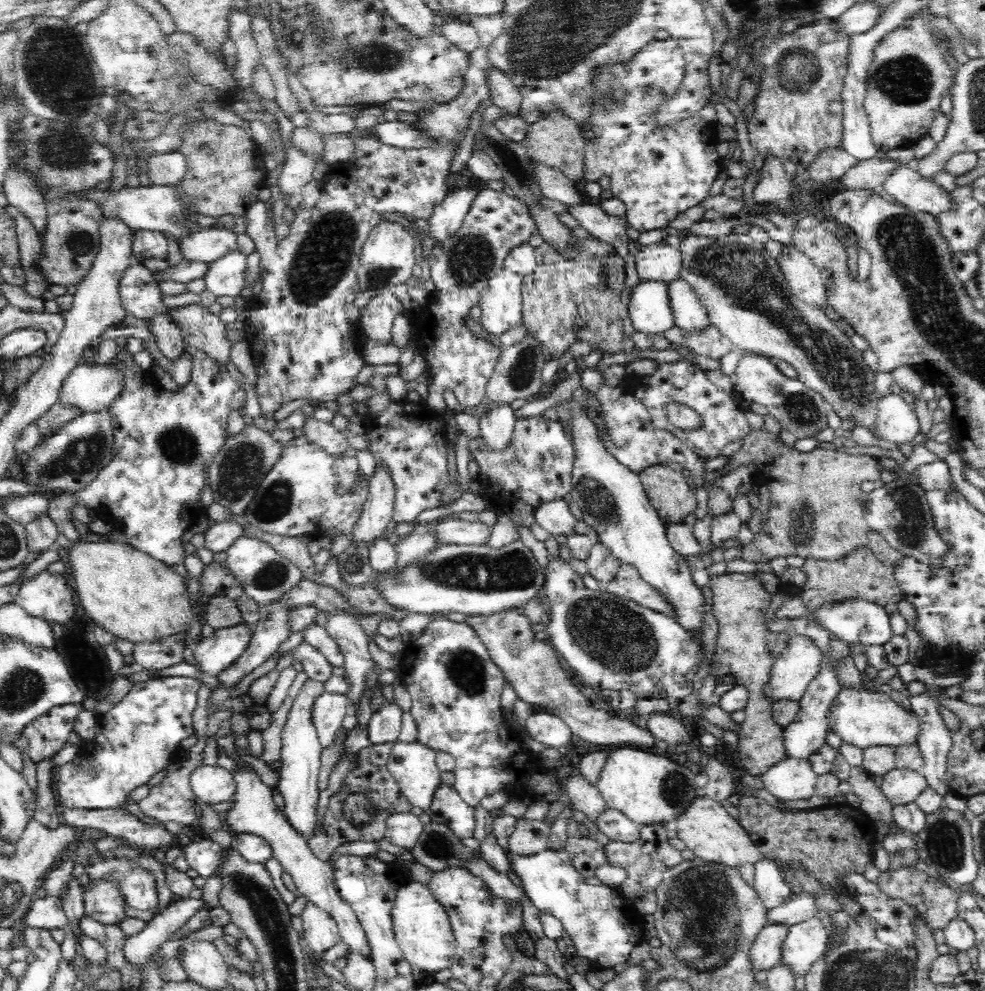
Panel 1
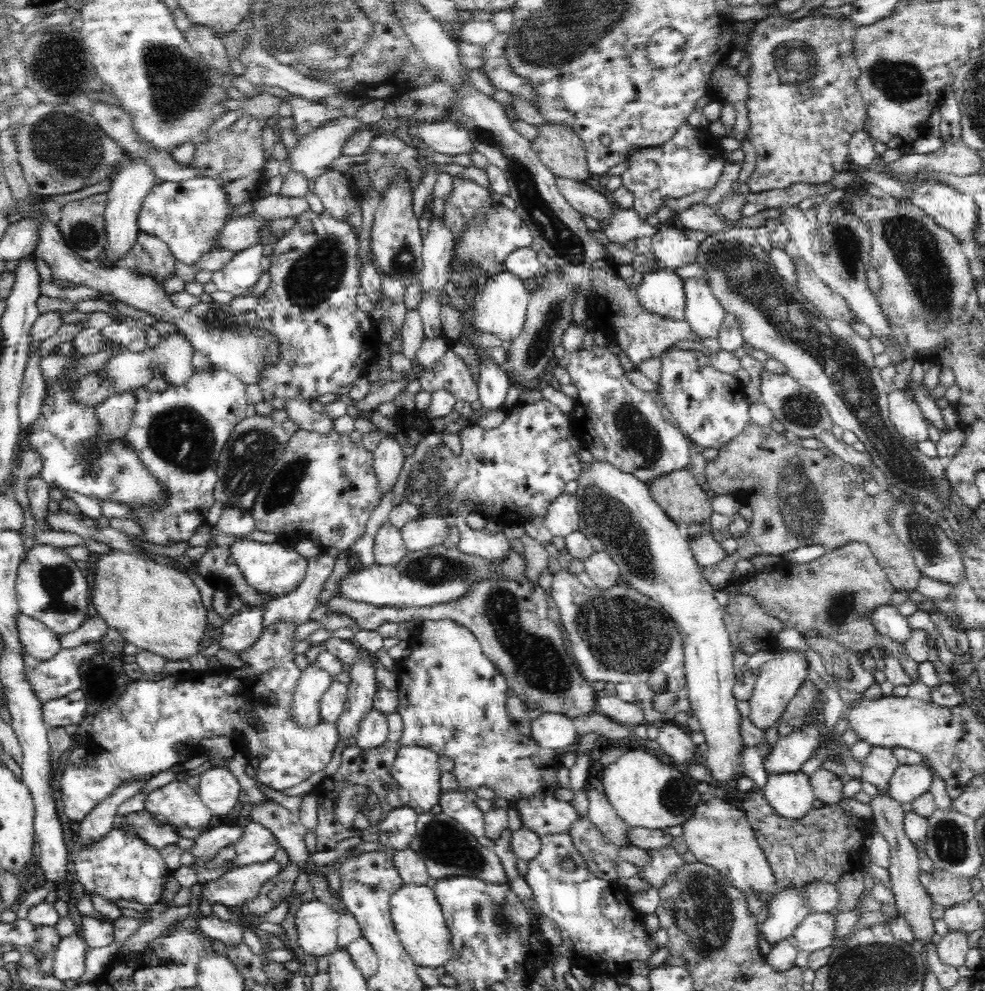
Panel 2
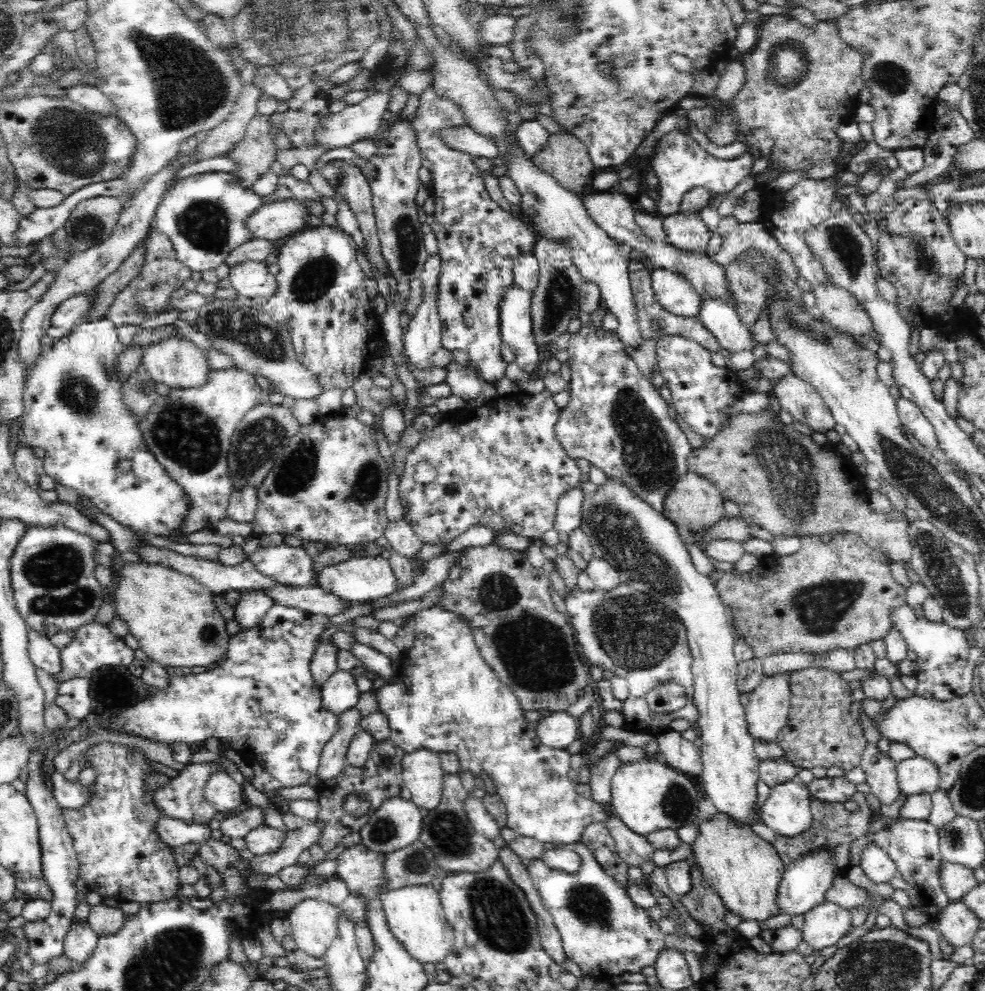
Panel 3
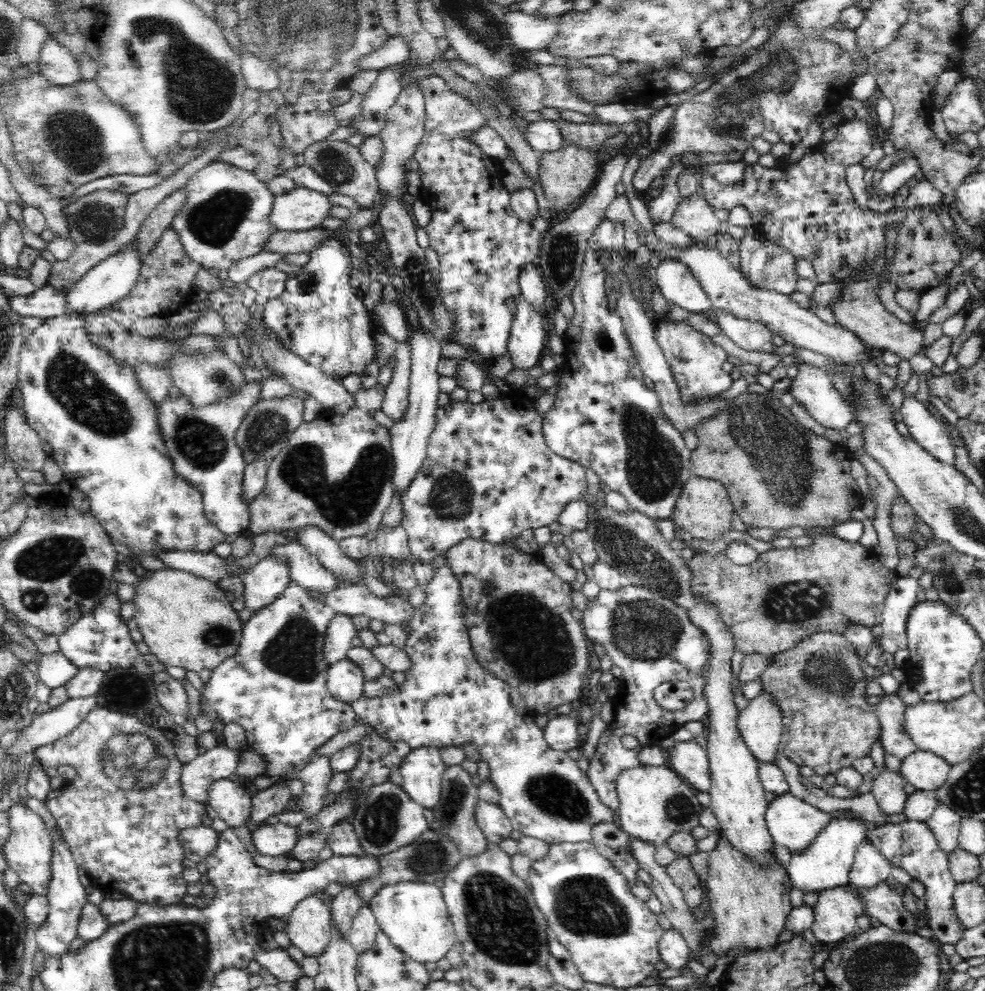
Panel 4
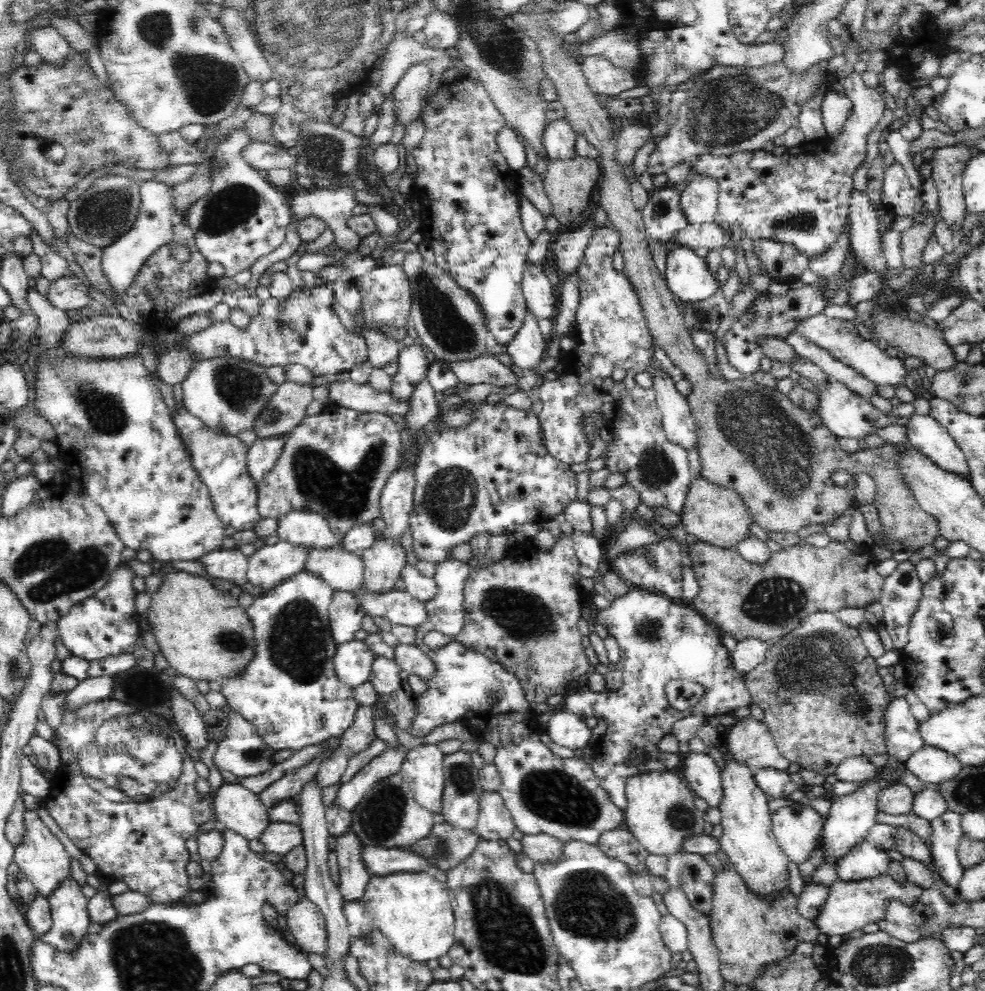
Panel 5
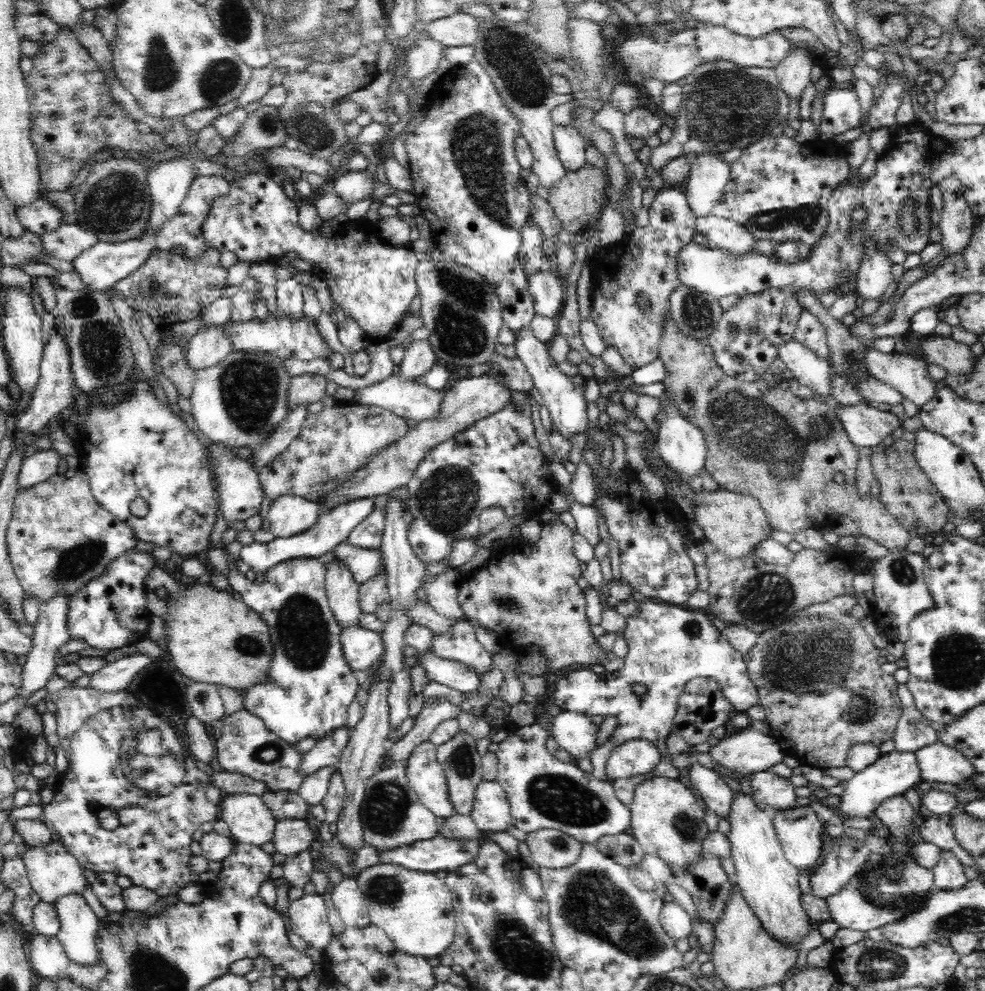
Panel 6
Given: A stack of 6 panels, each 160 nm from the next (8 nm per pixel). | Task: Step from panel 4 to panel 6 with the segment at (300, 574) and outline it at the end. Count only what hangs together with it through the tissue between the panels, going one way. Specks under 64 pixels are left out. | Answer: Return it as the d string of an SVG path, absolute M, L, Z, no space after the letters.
M347 541L338 544L321 559L326 566L328 563L342 563L358 584L380 574L380 568L384 565L382 550L355 547Z

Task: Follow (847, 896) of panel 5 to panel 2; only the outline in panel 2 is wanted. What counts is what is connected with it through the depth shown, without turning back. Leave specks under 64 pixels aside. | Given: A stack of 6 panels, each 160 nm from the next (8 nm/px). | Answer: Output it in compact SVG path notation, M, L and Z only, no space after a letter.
M831 912L809 913L791 937L796 952L807 950L811 954L832 945L834 939L836 939L836 915Z

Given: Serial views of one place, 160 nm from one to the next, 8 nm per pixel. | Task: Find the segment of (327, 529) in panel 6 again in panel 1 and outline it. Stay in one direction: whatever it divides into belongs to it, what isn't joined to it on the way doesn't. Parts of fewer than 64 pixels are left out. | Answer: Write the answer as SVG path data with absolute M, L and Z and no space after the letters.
M245 621L233 627L216 629L193 651L201 671L217 676L232 666L248 648L253 637L252 630Z

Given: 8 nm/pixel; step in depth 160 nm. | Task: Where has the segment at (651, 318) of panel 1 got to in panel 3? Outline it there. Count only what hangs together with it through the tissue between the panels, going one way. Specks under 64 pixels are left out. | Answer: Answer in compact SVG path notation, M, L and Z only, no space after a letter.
M658 267L651 271L650 280L655 299L668 312L684 317L698 316L702 297L684 275Z

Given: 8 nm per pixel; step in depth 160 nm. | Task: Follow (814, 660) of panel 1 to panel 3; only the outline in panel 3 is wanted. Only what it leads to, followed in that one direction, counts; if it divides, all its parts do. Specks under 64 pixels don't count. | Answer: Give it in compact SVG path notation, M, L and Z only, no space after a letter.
M789 672L763 676L762 682L749 693L745 719L753 740L774 742L786 726L791 704Z

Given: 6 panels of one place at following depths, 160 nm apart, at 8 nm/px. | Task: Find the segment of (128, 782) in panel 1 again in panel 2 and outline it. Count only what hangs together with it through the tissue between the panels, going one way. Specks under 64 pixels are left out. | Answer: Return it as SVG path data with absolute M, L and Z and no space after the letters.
M279 620L263 629L252 648L242 652L240 659L244 666L218 670L214 674L198 671L182 671L171 674L159 681L134 680L116 704L105 704L94 714L94 742L104 752L94 752L94 762L84 766L64 768L57 780L64 814L73 821L81 821L101 800L108 798L117 786L132 779L149 780L152 776L167 770L177 763L184 763L190 754L200 751L202 738L230 736L235 752L242 752L251 758L258 758L259 767L253 777L265 787L279 791L292 788L312 774L323 770L330 762L337 746L336 725L320 720L311 727L300 727L292 721L292 698L302 670L296 665L293 652L294 632L298 625Z

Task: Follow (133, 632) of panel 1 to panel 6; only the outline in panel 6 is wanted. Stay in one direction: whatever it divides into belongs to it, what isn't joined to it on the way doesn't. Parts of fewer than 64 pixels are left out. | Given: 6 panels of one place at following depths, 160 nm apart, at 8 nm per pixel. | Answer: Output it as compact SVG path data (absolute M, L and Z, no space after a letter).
M190 584L182 590L180 598L174 598L174 606L168 616L164 615L164 632L168 636L168 650L172 654L174 666L187 679L208 684L220 684L228 688L250 688L266 677L266 670L270 668L274 643L271 642L270 631L262 617L250 610L244 599L234 598L228 591L214 590L211 584Z

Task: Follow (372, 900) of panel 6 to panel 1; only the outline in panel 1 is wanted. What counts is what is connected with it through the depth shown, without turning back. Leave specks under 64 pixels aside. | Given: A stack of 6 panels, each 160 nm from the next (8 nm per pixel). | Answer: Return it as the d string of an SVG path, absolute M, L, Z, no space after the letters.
M405 881L397 892L391 916L395 939L402 954L414 968L432 974L449 968L455 956L455 935L446 910L434 899L428 885Z

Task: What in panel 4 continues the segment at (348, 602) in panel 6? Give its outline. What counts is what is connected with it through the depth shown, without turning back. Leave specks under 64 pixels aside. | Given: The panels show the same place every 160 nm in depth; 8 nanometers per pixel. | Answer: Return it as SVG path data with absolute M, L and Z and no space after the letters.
M335 613L327 628L326 640L323 644L328 668L346 658L354 647L352 639L356 636L356 630L351 616Z

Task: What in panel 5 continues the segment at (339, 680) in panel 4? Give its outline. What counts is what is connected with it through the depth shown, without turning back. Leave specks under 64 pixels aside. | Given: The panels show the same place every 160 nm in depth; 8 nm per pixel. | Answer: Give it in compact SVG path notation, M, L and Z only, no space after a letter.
M356 638L337 646L334 671L342 683L355 689L370 678L375 653L366 641Z

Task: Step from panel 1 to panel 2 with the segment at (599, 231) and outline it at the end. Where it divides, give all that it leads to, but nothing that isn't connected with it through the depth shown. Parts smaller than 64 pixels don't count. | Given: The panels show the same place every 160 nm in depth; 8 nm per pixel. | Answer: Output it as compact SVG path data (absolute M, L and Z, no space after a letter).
M616 208L610 216L608 222L599 223L605 240L624 244L632 238L644 238L644 236L653 237L657 233L656 227L647 221L642 221L640 215L634 209Z

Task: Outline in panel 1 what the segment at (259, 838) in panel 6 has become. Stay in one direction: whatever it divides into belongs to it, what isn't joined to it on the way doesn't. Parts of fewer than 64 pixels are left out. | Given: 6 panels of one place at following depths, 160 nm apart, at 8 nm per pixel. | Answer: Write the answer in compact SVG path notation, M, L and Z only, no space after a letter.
M218 765L195 768L189 781L195 798L209 804L230 801L236 789L234 775Z

